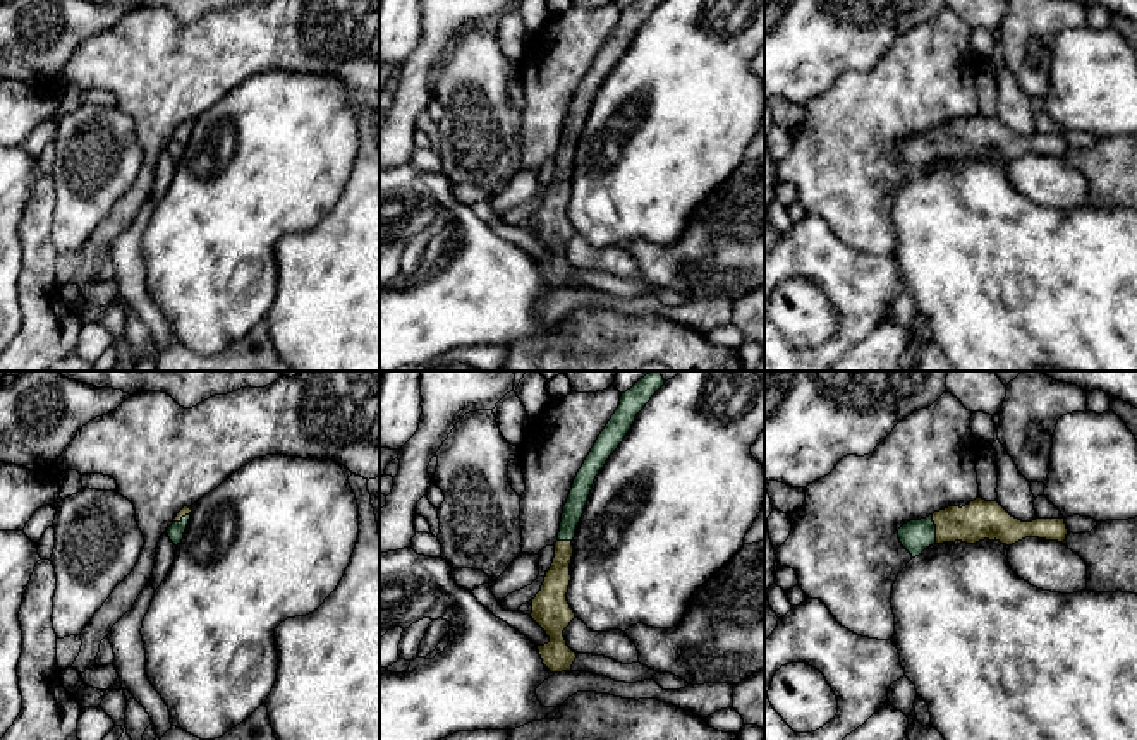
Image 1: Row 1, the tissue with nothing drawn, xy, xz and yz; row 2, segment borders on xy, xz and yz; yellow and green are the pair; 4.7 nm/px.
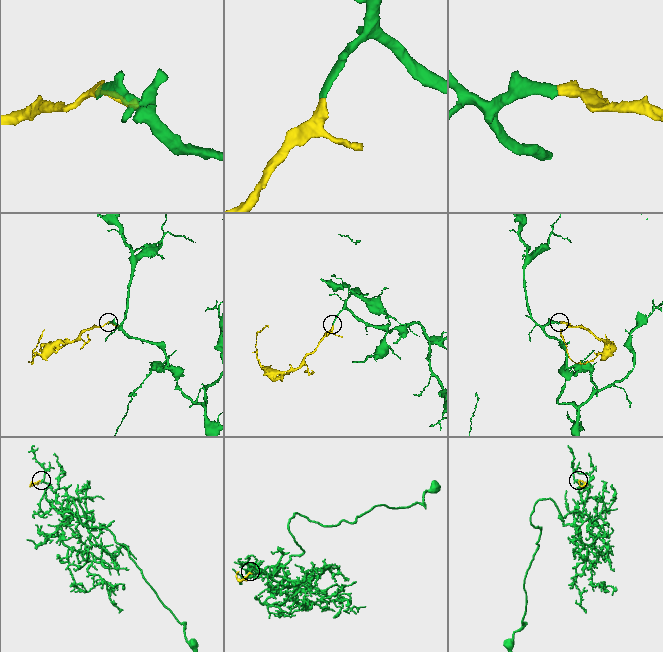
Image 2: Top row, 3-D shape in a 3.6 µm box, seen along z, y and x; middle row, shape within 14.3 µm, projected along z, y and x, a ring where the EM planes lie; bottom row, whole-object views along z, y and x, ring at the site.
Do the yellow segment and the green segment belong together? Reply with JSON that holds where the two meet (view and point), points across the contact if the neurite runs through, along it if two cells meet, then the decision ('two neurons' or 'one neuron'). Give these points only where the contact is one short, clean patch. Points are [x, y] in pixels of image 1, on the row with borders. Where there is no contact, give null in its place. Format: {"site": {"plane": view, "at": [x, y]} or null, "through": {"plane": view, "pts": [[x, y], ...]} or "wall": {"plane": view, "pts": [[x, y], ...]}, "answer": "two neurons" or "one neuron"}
{"site": {"plane": "yz", "at": [936, 529]}, "through": {"plane": "yz", "pts": [[978, 521], [936, 529], [916, 536]]}, "answer": "one neuron"}

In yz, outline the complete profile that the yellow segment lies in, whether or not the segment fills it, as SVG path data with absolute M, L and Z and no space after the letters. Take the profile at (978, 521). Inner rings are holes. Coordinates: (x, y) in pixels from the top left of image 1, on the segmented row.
M976 498L965 506L948 506L933 515L910 520L898 529L902 546L912 558L922 555L933 544L962 541L1000 541L1012 546L1025 537L1063 543L1068 529L1065 519L1036 519L1022 522L1012 517L996 500Z

